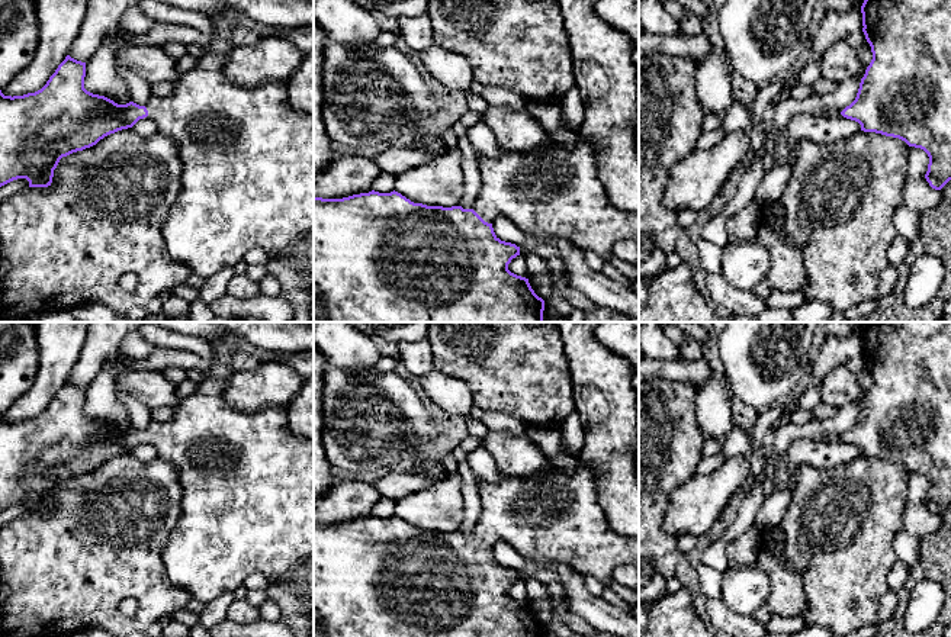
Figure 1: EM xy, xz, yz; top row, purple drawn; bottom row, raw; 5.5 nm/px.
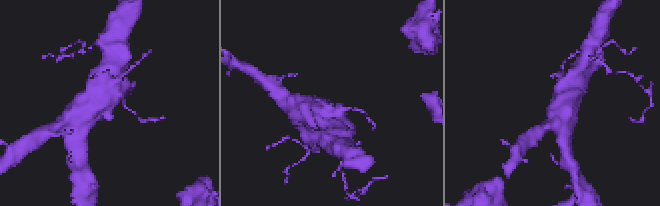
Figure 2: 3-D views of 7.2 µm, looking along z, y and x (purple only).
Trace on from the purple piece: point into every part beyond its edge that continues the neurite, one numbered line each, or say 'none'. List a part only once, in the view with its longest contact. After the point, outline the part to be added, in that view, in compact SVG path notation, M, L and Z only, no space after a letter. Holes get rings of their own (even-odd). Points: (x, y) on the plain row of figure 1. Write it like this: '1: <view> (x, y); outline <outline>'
1: xz (552, 515); outline M563 444L562 450L571 454ZM578 454L571 456L578 463L572 474L562 472L547 460L547 469L543 473L536 473L533 476L514 477L501 474L498 483L488 483L478 479L478 493L482 511L472 534L488 548L492 548L498 541L504 541L524 559L559 560L581 573L584 578L595 578L608 586L613 579L613 570L617 566L639 566L639 540L620 535L610 527L597 499L592 470L581 463Z

